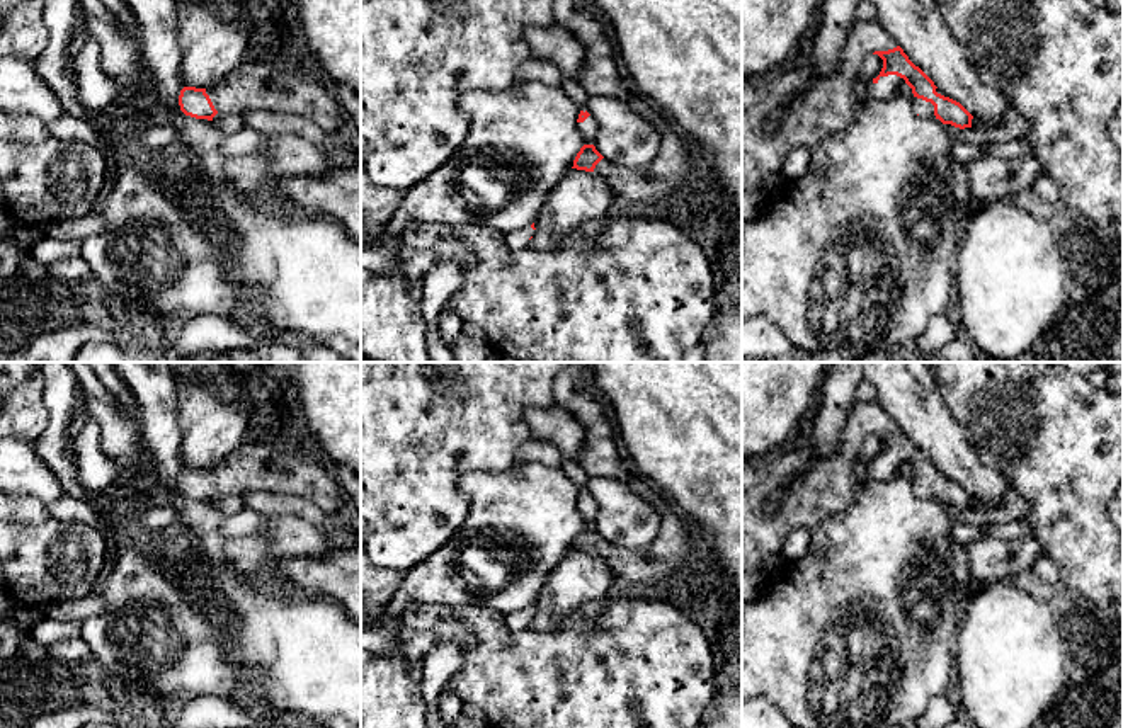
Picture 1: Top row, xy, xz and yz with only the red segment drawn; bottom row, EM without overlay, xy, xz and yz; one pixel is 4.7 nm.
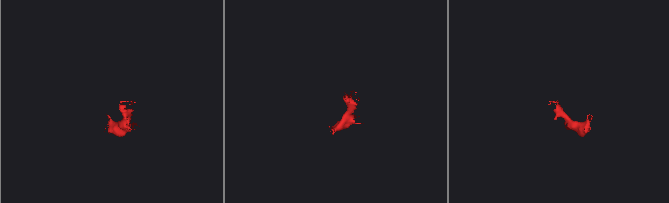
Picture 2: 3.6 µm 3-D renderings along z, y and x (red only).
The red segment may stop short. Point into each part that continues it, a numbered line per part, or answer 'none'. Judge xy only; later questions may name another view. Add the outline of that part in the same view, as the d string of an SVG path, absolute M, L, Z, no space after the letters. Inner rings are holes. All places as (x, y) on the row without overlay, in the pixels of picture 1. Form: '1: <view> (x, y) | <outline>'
1: xy (252, 466) | M242 442L206 475L218 492L213 502L250 492L276 492L310 500L327 517L345 502L332 468L259 442Z

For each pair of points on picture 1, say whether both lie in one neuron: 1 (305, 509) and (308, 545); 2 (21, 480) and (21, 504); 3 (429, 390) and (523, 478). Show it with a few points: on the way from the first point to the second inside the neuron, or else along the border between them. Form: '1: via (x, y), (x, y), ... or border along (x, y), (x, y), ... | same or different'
1: border along (271, 516), (300, 516), (319, 526) | different
2: border along (17, 494), (38, 497), (46, 504) | different
3: border along (516, 463), (501, 472), (472, 473) | different

